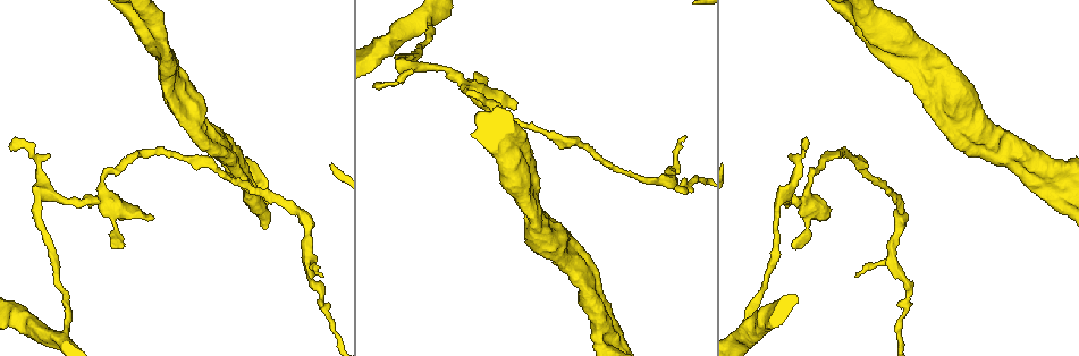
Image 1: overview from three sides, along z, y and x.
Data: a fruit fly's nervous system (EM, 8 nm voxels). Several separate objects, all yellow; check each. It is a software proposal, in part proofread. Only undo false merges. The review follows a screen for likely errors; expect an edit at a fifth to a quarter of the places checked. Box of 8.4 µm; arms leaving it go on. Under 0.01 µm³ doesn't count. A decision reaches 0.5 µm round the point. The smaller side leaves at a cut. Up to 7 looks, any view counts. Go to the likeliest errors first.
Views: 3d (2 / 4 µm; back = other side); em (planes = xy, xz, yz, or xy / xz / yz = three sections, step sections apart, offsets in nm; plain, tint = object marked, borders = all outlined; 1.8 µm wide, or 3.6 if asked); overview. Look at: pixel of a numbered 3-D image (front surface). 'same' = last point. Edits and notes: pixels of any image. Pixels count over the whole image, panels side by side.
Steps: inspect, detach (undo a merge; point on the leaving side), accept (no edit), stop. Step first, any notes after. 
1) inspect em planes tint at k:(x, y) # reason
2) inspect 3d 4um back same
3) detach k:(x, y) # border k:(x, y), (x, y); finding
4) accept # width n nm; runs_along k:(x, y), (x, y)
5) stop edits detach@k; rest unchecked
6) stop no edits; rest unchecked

inspect em xz step 8 tint at 1:(925, 67) # side arm on a straight run

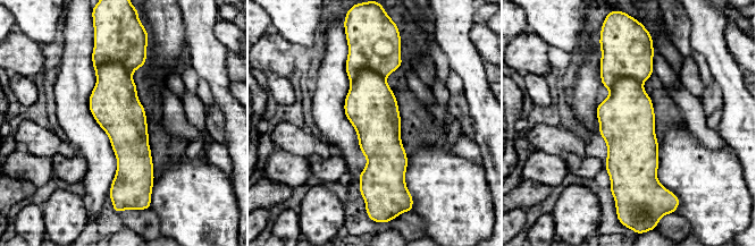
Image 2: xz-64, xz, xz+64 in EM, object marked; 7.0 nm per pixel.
inspect em xy step 8 borders same

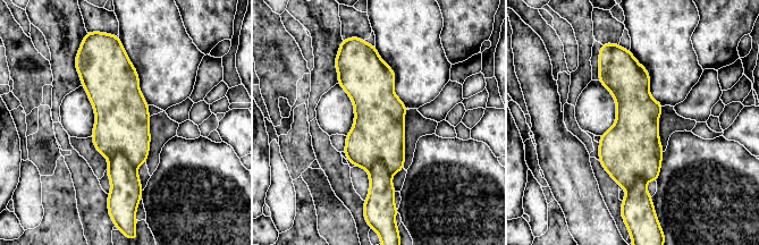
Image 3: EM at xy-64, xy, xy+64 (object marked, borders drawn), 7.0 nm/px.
accept # width 400 nm; all the same cell

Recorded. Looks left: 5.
inspect 3d 2um at 1:(1045, 168) # abrupt turn

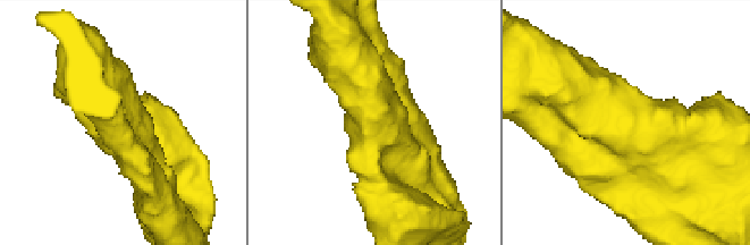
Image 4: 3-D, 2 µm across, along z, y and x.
inspect em xz step 16 tint at 4:(369, 125)

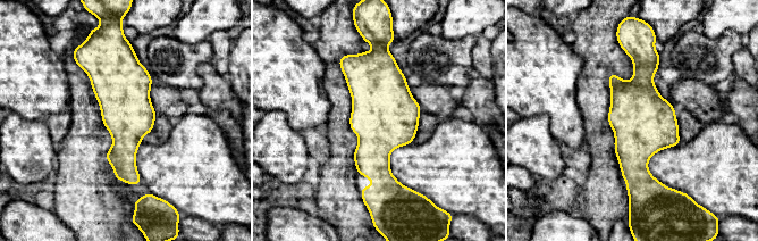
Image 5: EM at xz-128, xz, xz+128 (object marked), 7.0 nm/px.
inspect em planes tint same

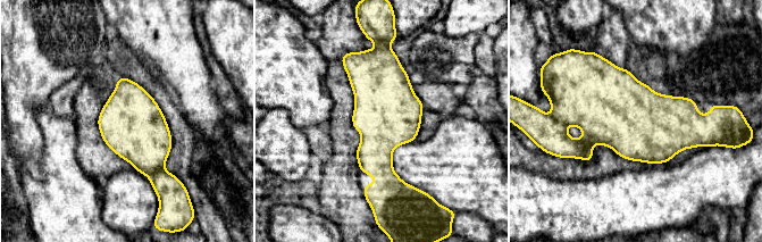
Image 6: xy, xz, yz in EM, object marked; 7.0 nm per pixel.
accept # width 460 nm; one cell here

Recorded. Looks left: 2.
stop no edits; rest unchecked

